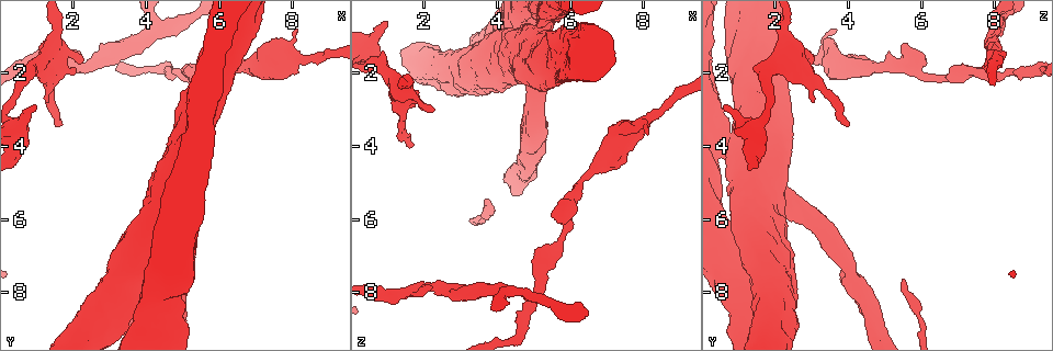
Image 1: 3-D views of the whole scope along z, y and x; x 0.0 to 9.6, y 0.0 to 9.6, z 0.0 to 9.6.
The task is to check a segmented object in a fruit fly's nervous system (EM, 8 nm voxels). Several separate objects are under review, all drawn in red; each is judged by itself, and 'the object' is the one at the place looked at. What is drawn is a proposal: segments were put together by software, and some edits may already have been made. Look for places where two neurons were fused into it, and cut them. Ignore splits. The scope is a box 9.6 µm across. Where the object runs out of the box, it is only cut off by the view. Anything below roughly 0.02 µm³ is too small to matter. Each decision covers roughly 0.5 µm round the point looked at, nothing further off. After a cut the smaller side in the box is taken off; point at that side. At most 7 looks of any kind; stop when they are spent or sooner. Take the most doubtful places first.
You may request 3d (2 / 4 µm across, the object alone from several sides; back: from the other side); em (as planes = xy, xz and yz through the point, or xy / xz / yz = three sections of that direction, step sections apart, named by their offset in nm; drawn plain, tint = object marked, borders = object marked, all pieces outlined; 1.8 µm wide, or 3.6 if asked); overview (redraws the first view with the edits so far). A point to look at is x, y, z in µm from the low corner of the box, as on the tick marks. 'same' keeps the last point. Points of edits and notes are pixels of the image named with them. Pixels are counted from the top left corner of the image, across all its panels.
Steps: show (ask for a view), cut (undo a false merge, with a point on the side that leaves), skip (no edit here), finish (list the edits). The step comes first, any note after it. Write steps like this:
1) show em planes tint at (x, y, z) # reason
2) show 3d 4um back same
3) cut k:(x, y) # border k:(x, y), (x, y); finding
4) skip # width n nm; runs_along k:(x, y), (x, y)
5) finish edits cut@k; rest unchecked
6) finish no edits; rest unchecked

show 3d 4um at (5.25, 4.00, 0.70)

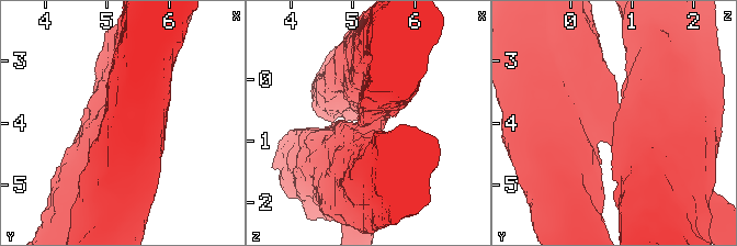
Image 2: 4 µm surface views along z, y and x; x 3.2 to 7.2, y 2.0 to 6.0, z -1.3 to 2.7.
show em 3.6um xz step 16 tint at (5.30, 4.00, 0.65) # arms 4

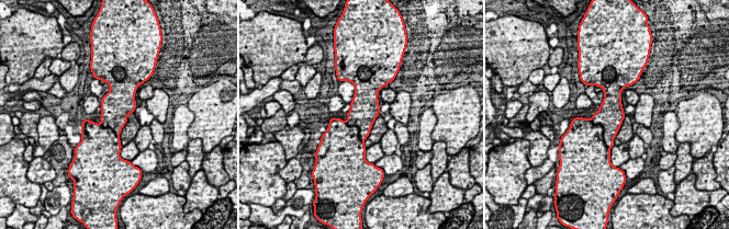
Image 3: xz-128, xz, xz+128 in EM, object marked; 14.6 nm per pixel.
show em 3.6um planes tint same

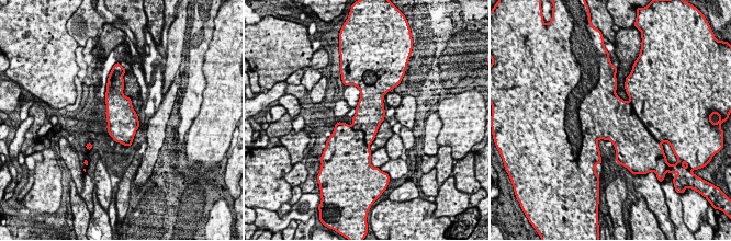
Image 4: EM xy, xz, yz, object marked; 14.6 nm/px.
cut 4:(625, 128) # border 4:(629, 102), (632, 112), (648, 132); a second neuron is stuck on

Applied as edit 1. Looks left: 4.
show 3d 4um at (4.50, 0.75, 7.95) # a fork

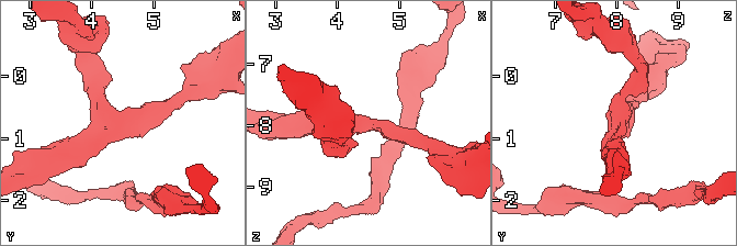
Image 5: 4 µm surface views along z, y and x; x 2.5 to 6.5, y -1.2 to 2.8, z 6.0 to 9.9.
show em planes borders at (4.40, 0.75, 7.90) # need the tissue

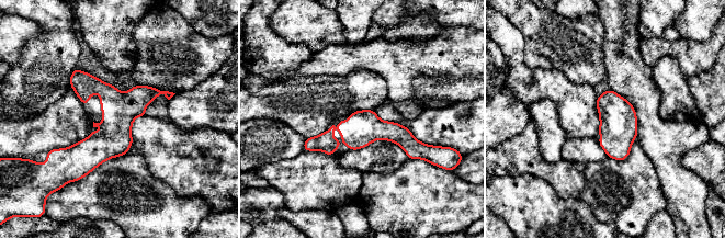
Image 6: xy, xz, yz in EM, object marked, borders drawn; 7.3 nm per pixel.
skip # width 260 nm; runs_along 6:(169, 94), (143, 95), (86, 152), (60, 152); one neuron here

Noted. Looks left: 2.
finish edits cut@4; rest unchecked

